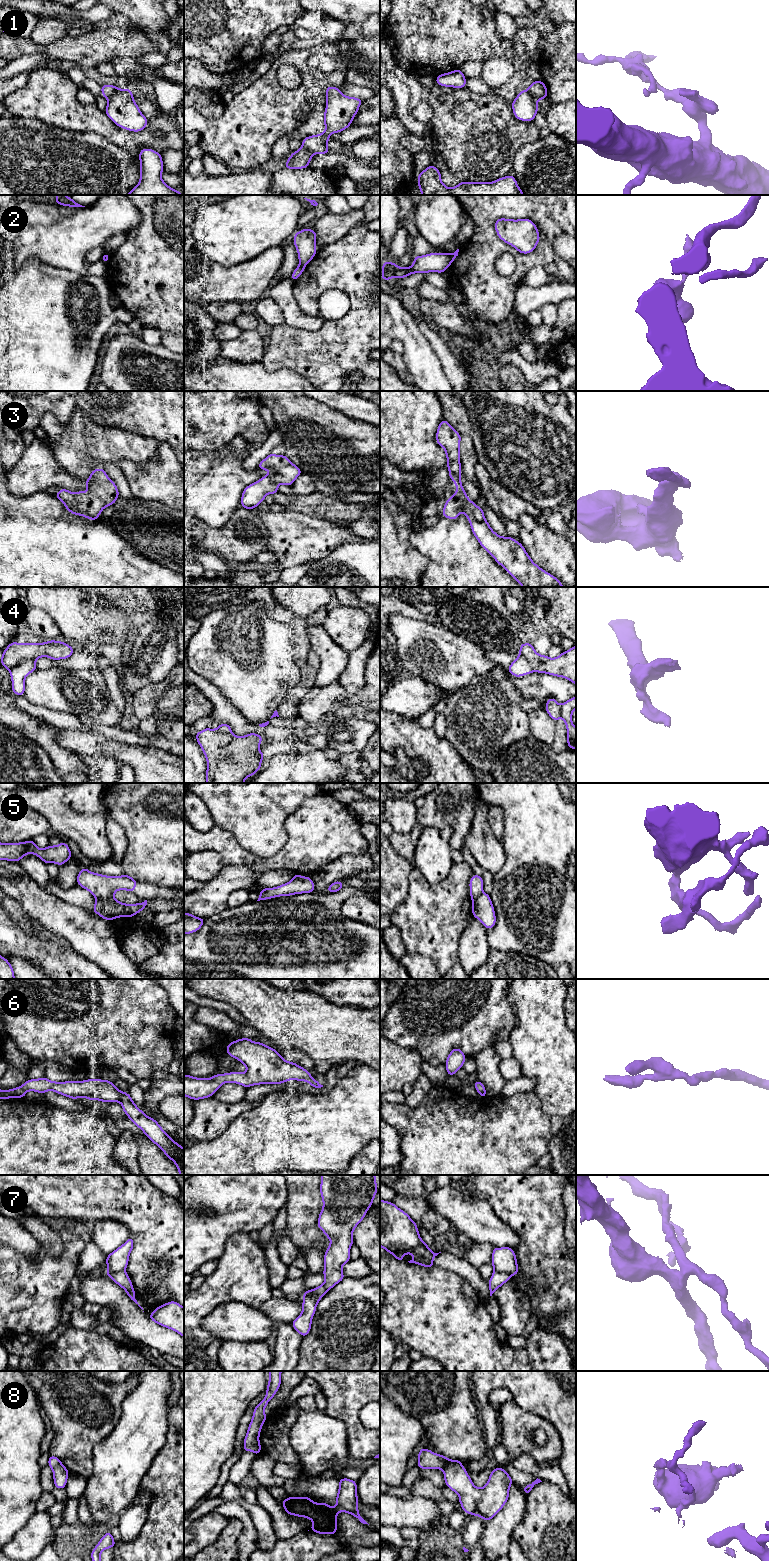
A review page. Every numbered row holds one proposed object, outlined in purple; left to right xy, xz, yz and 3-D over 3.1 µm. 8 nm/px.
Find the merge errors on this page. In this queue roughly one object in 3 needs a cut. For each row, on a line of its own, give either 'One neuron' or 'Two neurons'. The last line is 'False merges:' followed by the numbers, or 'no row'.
1: Two neurons
2: Two neurons
3: One neuron
4: One neuron
5: Two neurons
6: One neuron
7: Two neurons
8: Two neurons
False merges: 1, 2, 5, 7, 8

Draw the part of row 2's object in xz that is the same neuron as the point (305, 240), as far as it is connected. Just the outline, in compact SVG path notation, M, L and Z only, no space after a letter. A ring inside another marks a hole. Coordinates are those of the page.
M302 229L294 234L293 243L297 249L299 265L306 266L318 252L314 229Z

